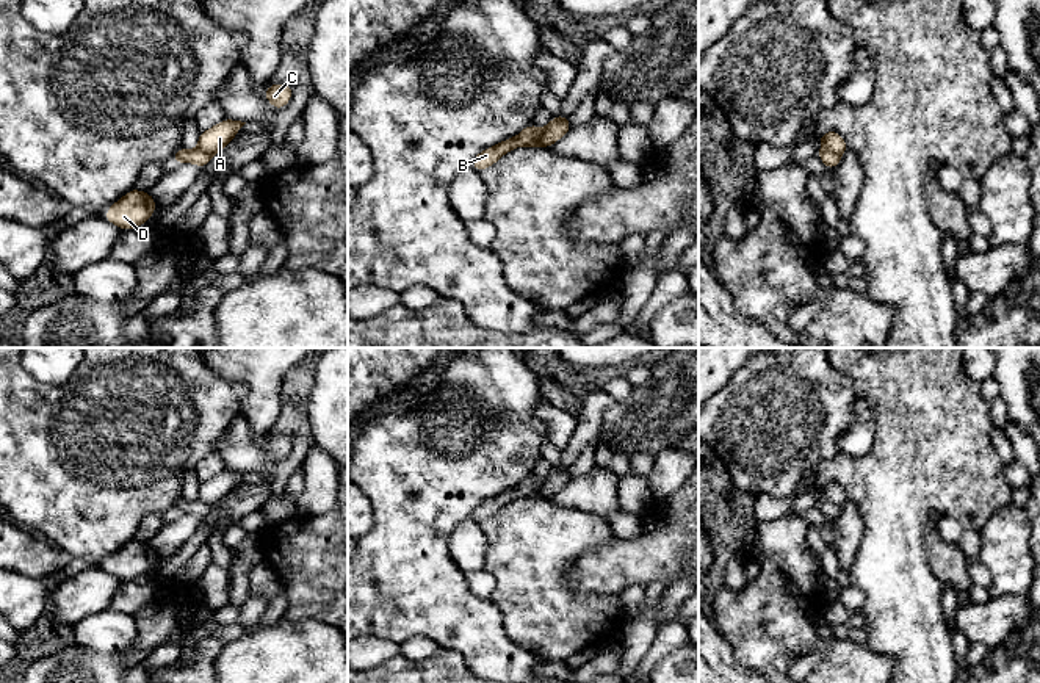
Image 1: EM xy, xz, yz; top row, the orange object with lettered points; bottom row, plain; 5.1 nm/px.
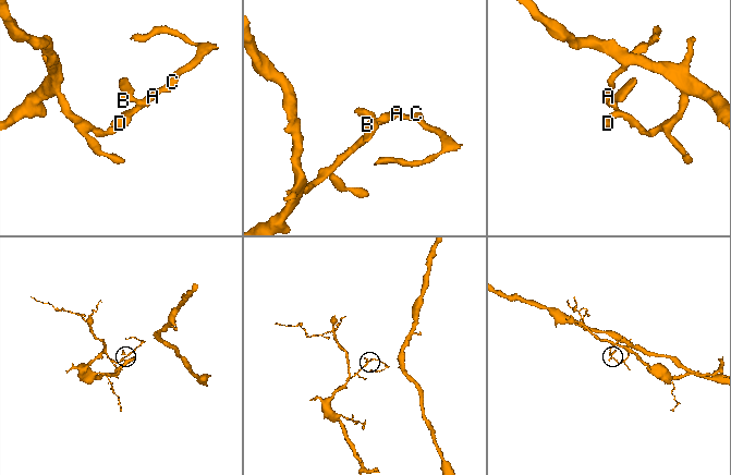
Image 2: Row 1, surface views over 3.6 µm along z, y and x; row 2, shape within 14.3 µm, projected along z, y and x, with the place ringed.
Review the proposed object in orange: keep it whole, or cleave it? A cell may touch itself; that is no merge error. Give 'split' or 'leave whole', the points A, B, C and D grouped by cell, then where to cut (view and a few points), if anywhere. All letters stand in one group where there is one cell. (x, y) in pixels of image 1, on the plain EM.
split; A C / B D; cut in xz along (555, 469), (544, 486), (542, 495)

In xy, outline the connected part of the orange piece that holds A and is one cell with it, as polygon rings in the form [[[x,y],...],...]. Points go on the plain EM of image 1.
[[[226,468],[224,472],[218,473],[215,478],[199,484],[197,500],[210,506],[215,506],[216,503],[222,501],[237,487],[238,481],[244,475],[246,473]]]

